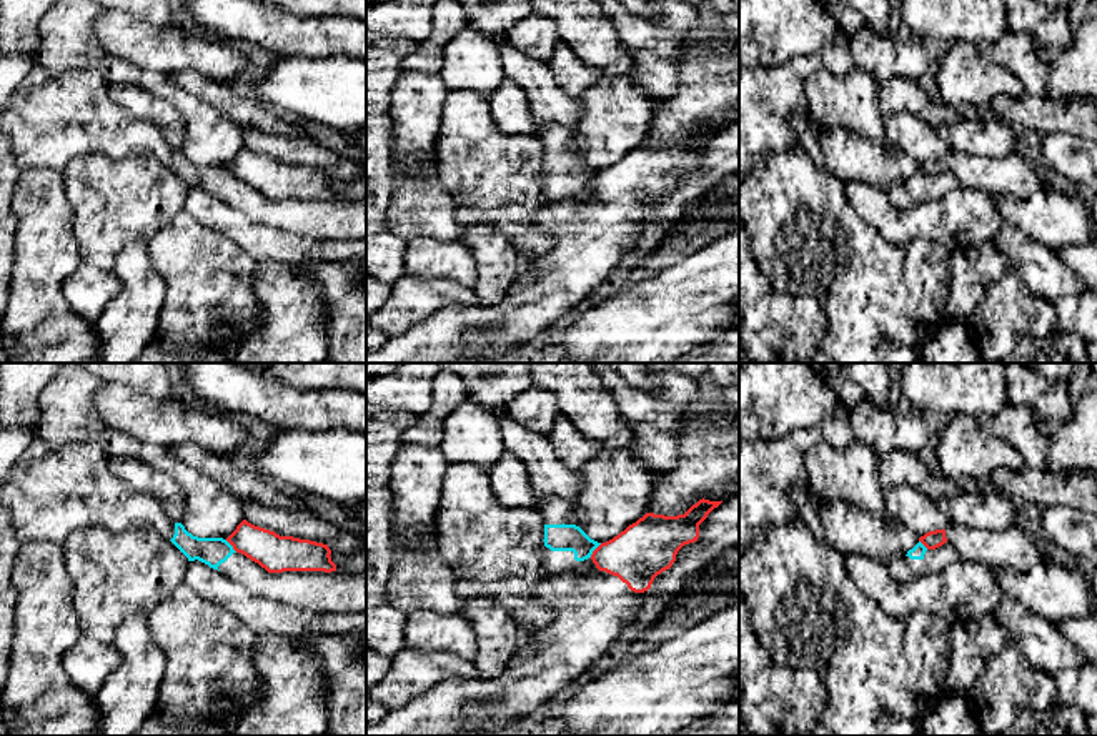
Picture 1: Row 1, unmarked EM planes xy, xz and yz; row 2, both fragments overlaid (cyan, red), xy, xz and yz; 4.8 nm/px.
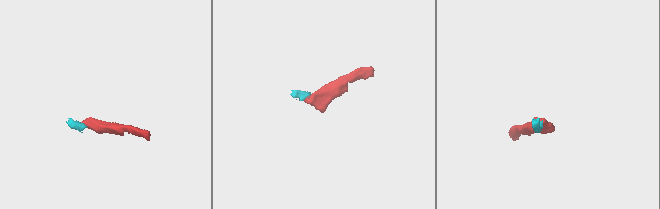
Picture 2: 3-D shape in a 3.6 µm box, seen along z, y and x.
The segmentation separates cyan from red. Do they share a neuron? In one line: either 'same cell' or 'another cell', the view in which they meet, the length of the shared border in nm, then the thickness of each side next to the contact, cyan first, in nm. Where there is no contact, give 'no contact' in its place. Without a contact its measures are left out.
another cell; meets cyan in xz; contact 90 nm long; 130 nm thick on the cyan side, 280 nm on the other

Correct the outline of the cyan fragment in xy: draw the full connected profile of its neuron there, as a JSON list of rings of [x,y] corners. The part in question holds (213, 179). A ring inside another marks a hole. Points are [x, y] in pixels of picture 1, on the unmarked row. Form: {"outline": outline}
{"outline": [[[35,63],[20,87],[12,93],[7,110],[0,115],[0,132],[10,140],[18,170],[52,168],[62,172],[80,155],[127,158],[133,152],[150,152],[170,167],[188,188],[201,188],[220,196],[231,208],[240,210],[255,223],[285,230],[315,240],[366,238],[366,201],[343,198],[283,198],[268,200],[223,165],[198,165],[175,150],[161,130],[148,120],[135,117],[117,105],[108,95],[108,83],[102,72],[67,70],[53,75]]]}

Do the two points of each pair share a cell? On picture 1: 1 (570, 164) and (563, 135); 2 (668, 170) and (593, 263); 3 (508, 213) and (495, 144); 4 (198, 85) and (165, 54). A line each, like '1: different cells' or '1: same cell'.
1: same cell
2: same cell
3: same cell
4: different cells

